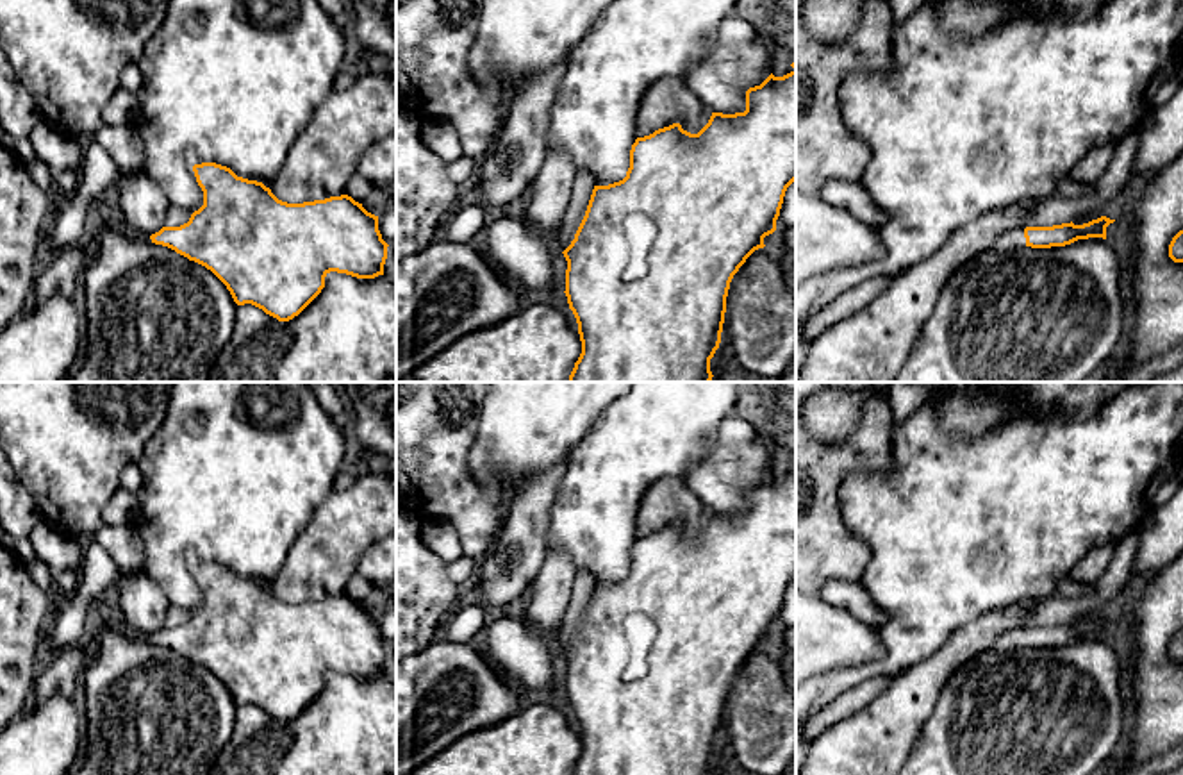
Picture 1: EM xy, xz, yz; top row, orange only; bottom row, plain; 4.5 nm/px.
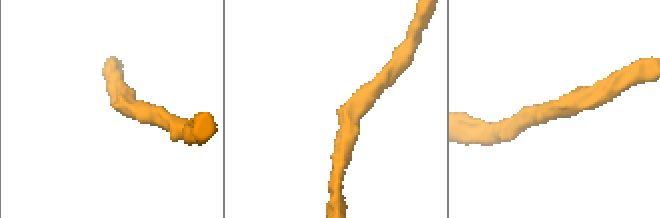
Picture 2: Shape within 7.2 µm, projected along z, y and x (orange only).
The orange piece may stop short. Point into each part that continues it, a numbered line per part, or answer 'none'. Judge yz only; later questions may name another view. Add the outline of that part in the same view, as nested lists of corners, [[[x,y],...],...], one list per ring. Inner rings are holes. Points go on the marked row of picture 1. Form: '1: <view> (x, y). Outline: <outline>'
1: yz (1012, 240). Outline: [[[1013,229],[1001,234],[994,245],[999,252],[1013,252],[1026,246],[1026,238],[1022,229]]]

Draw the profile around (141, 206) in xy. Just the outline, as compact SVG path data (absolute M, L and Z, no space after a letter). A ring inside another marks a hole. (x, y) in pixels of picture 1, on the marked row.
M145 171L121 173L116 188L116 216L128 230L148 238L166 227L170 200Z

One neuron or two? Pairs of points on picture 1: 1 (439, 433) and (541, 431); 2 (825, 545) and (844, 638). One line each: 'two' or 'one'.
1: two
2: two

